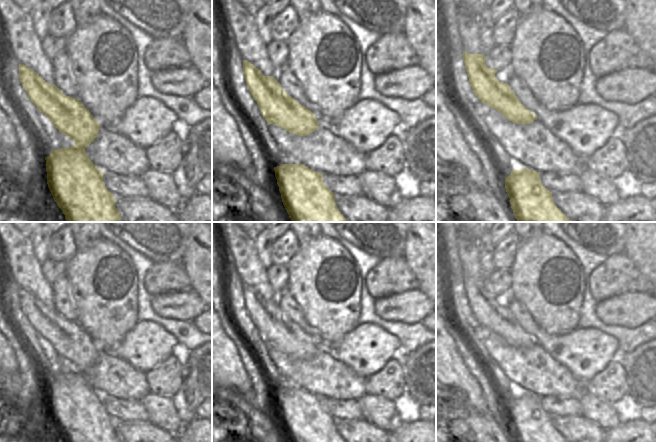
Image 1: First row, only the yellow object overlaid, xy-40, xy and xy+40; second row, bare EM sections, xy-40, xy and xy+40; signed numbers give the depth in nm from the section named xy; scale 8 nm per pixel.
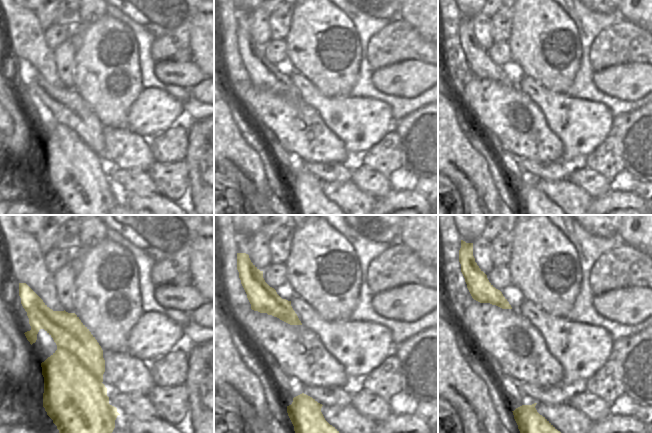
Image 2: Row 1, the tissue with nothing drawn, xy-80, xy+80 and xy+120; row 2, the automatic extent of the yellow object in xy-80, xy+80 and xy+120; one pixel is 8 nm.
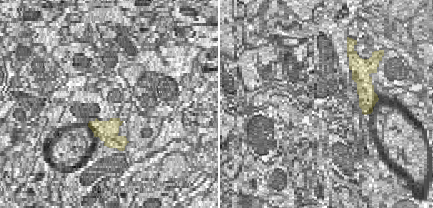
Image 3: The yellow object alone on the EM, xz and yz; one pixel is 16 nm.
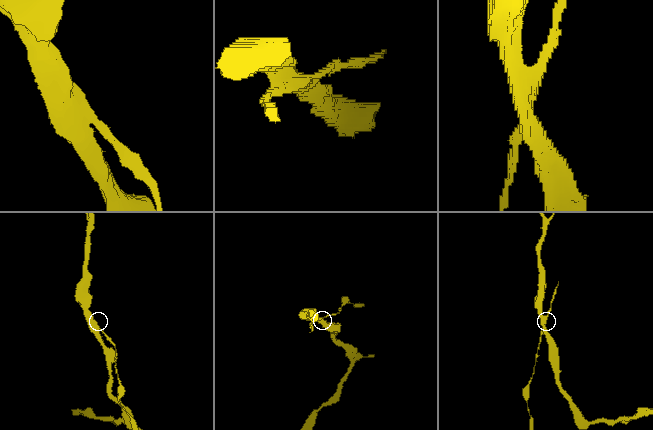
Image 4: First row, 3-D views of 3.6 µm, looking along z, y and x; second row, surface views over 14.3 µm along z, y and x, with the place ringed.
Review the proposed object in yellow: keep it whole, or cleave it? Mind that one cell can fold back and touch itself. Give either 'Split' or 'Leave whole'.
Split.

